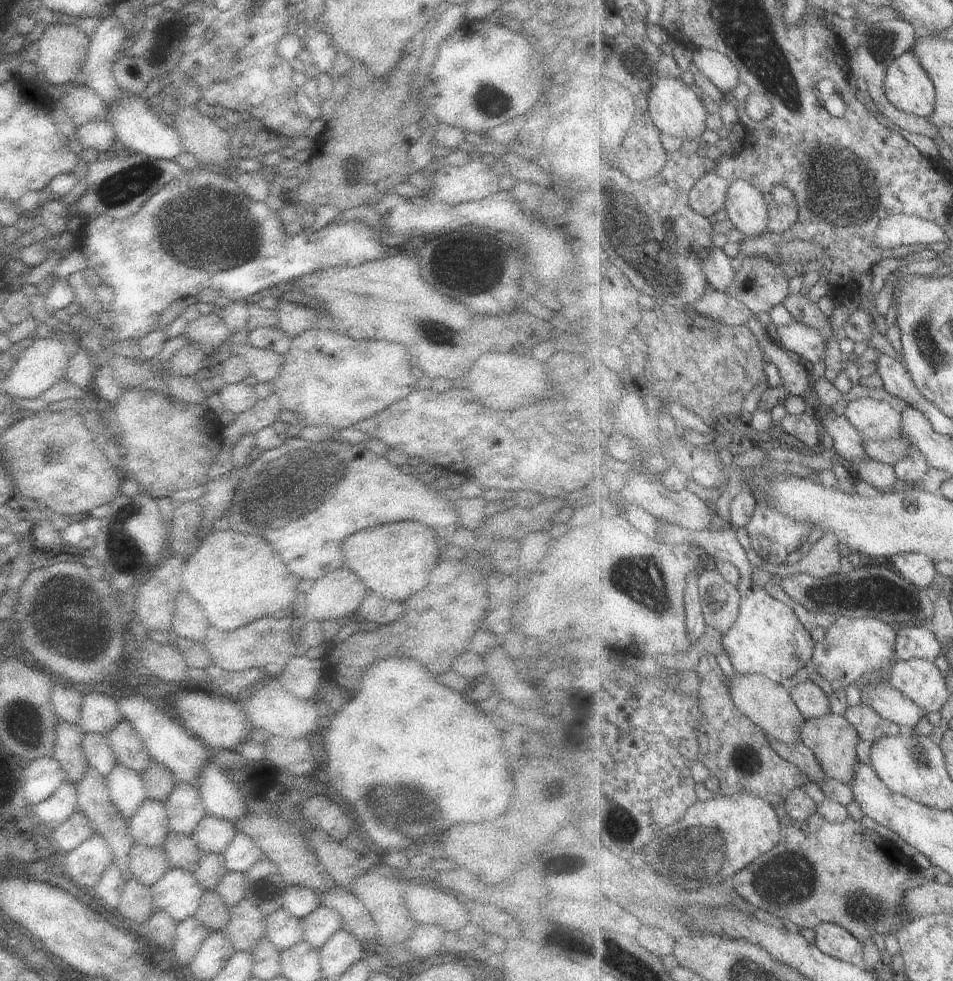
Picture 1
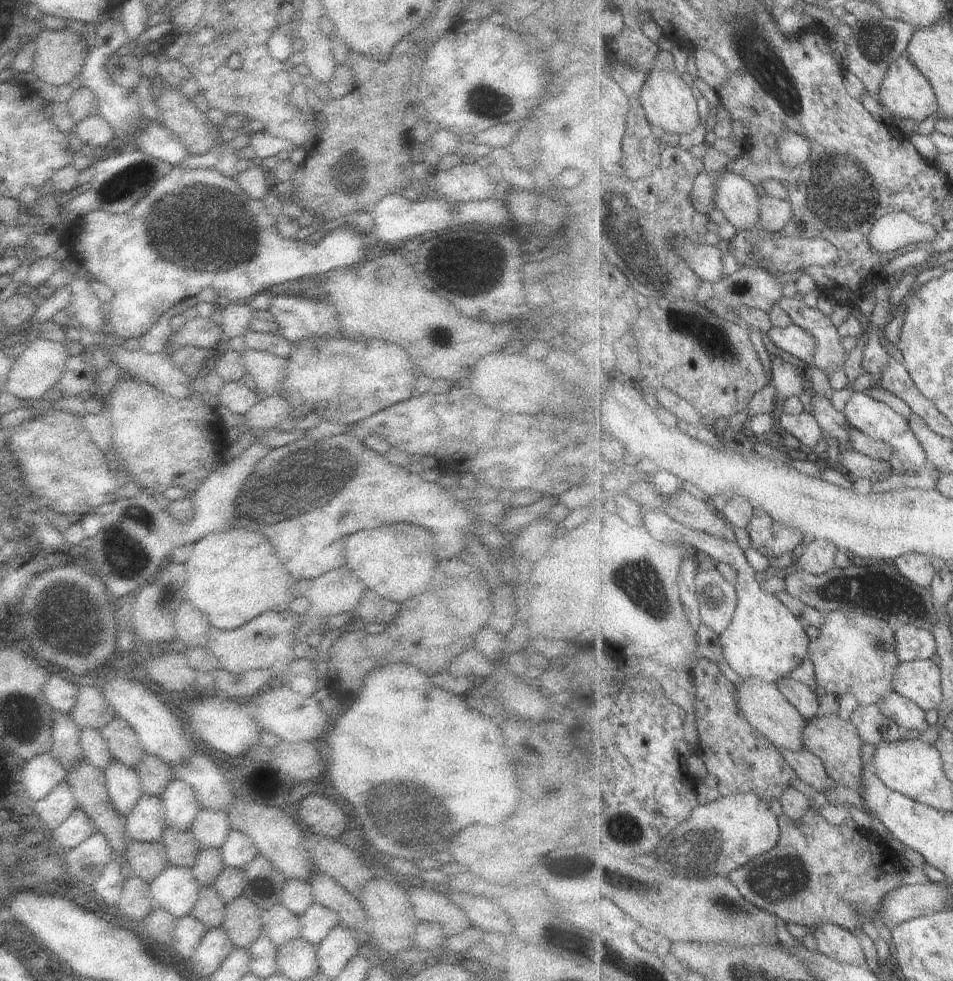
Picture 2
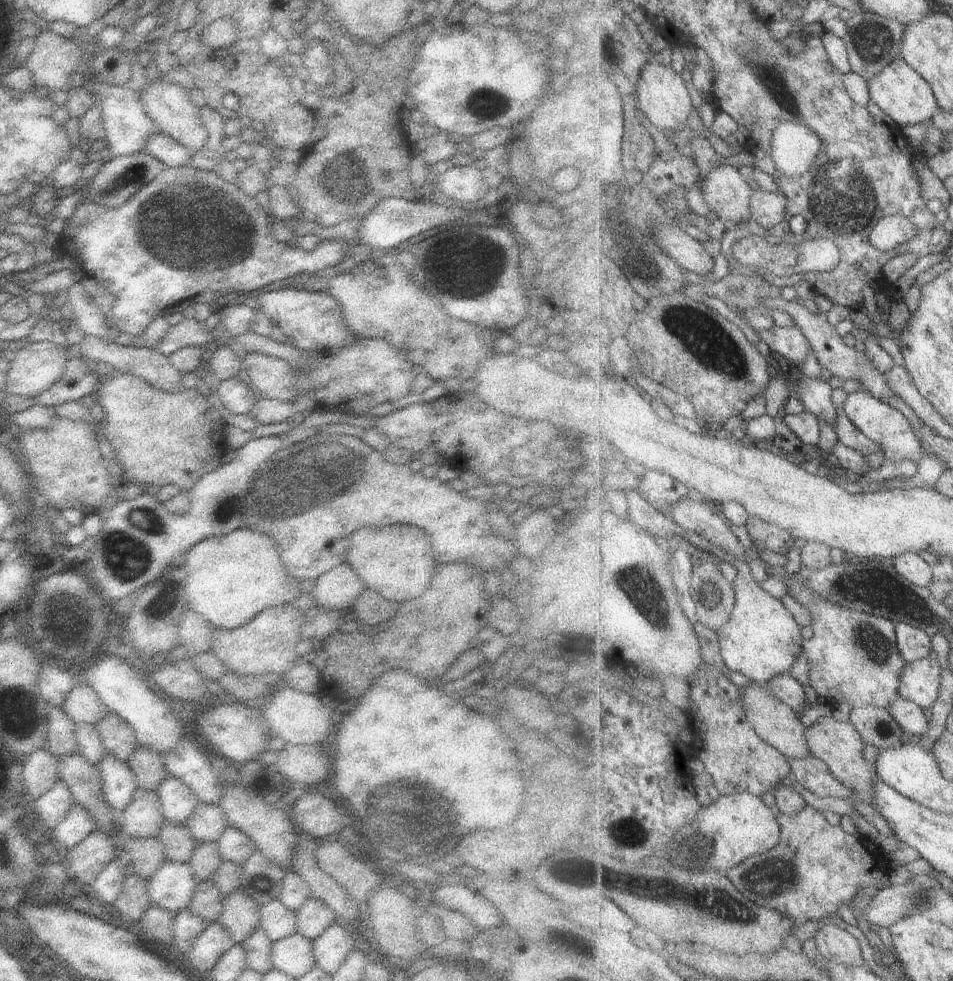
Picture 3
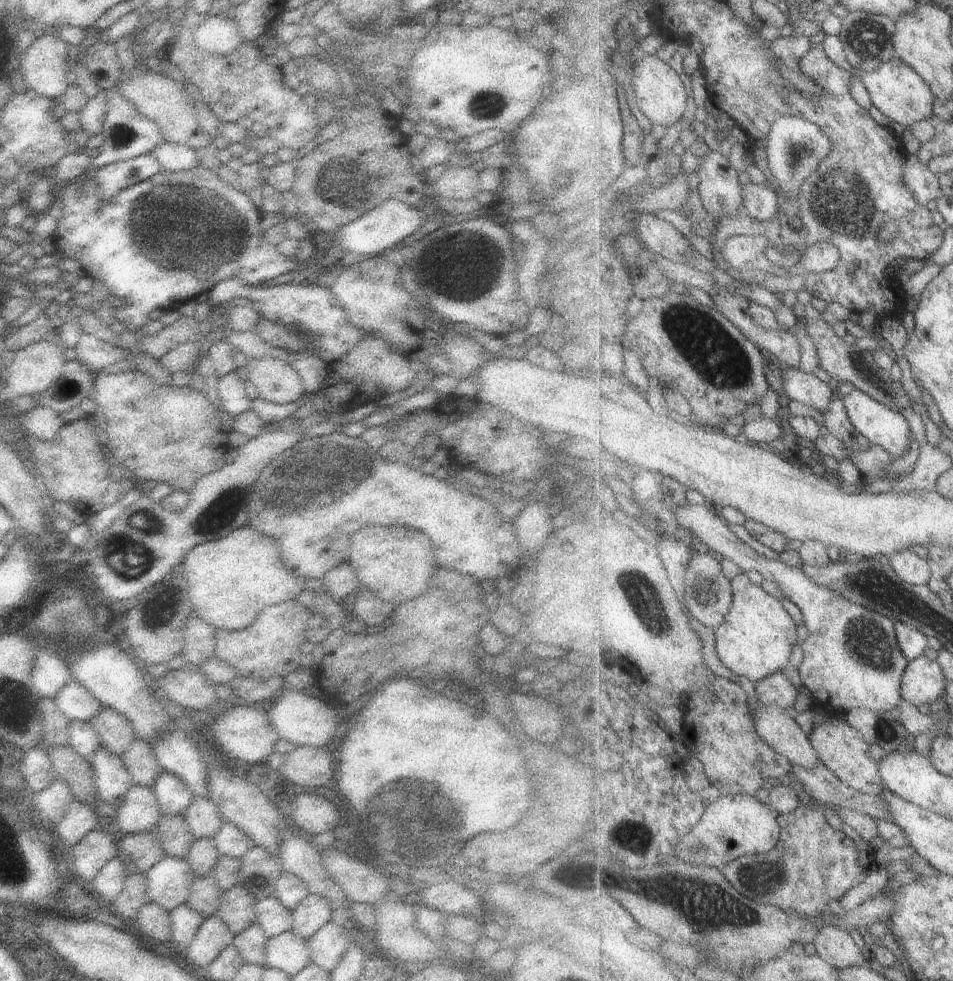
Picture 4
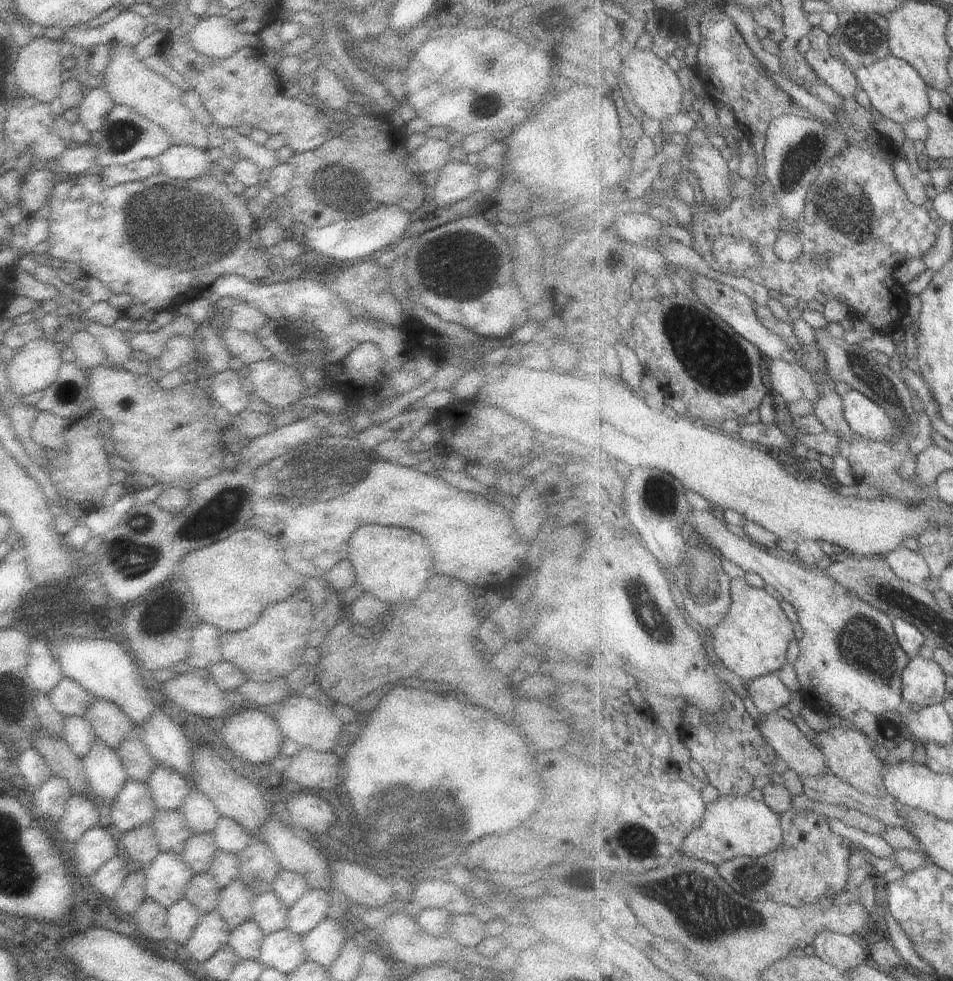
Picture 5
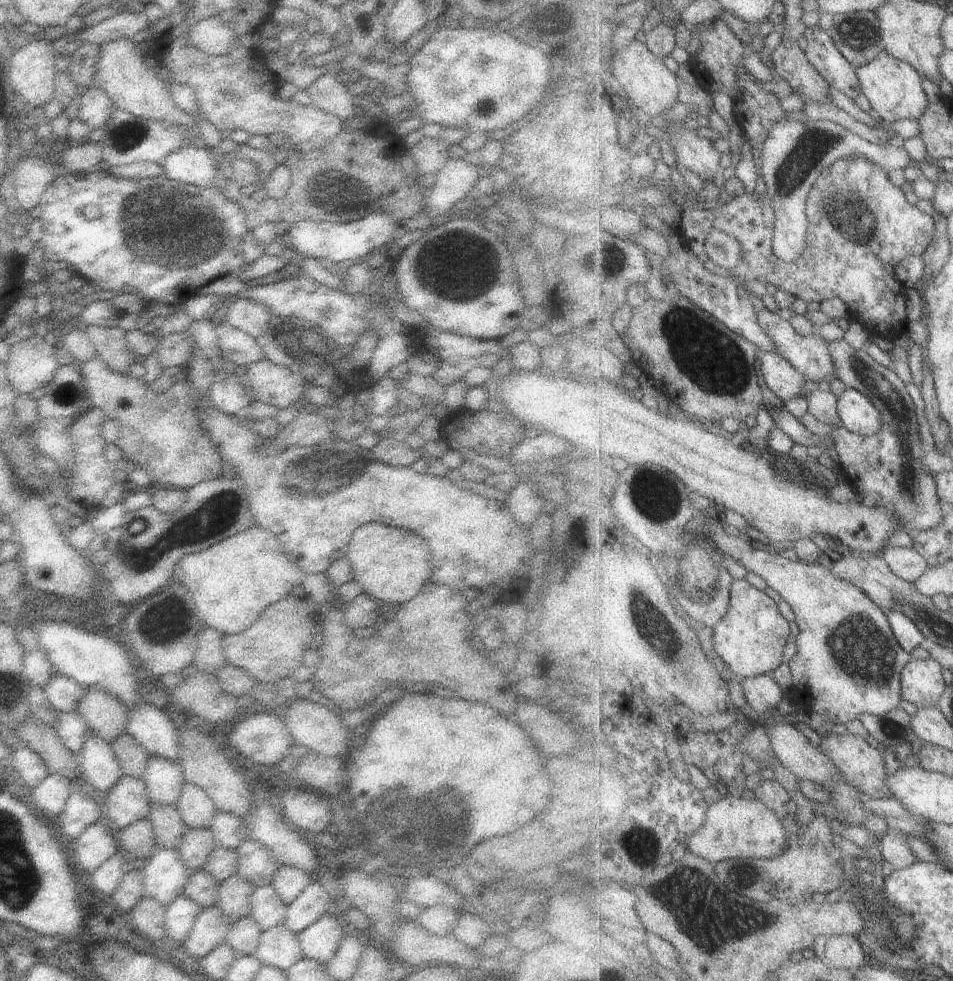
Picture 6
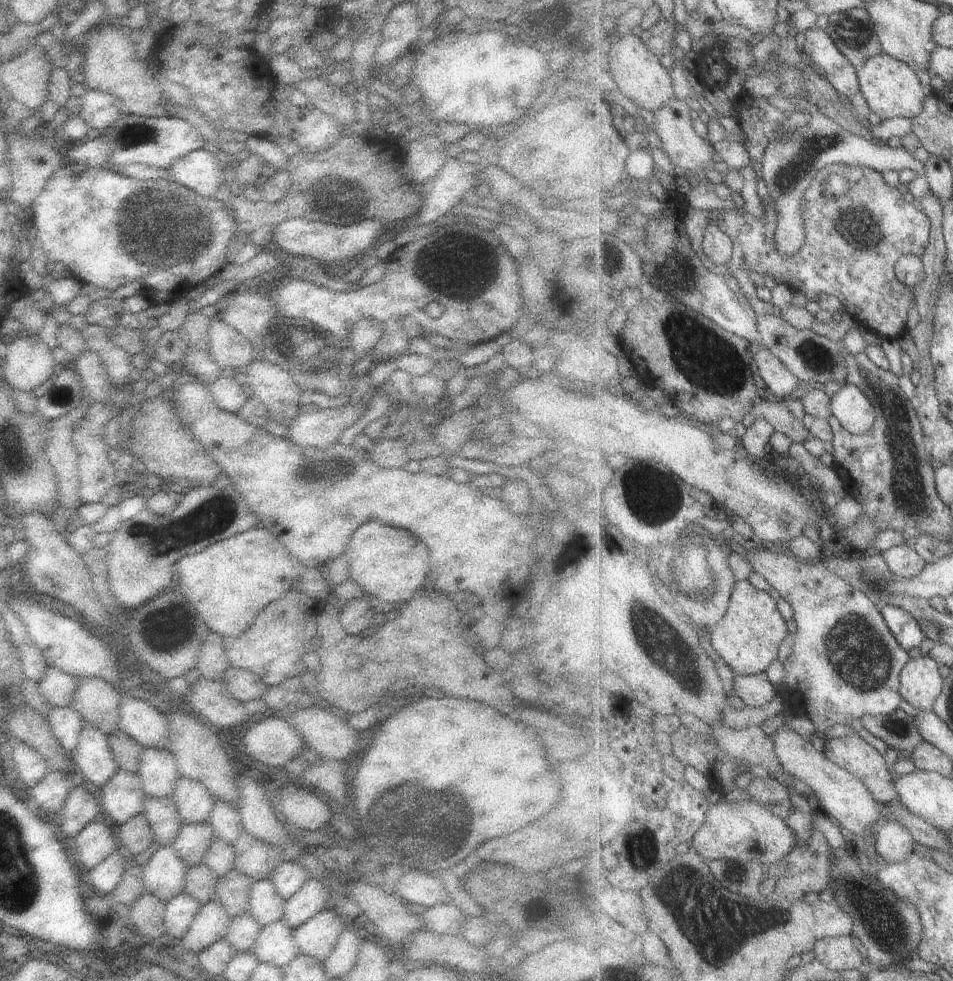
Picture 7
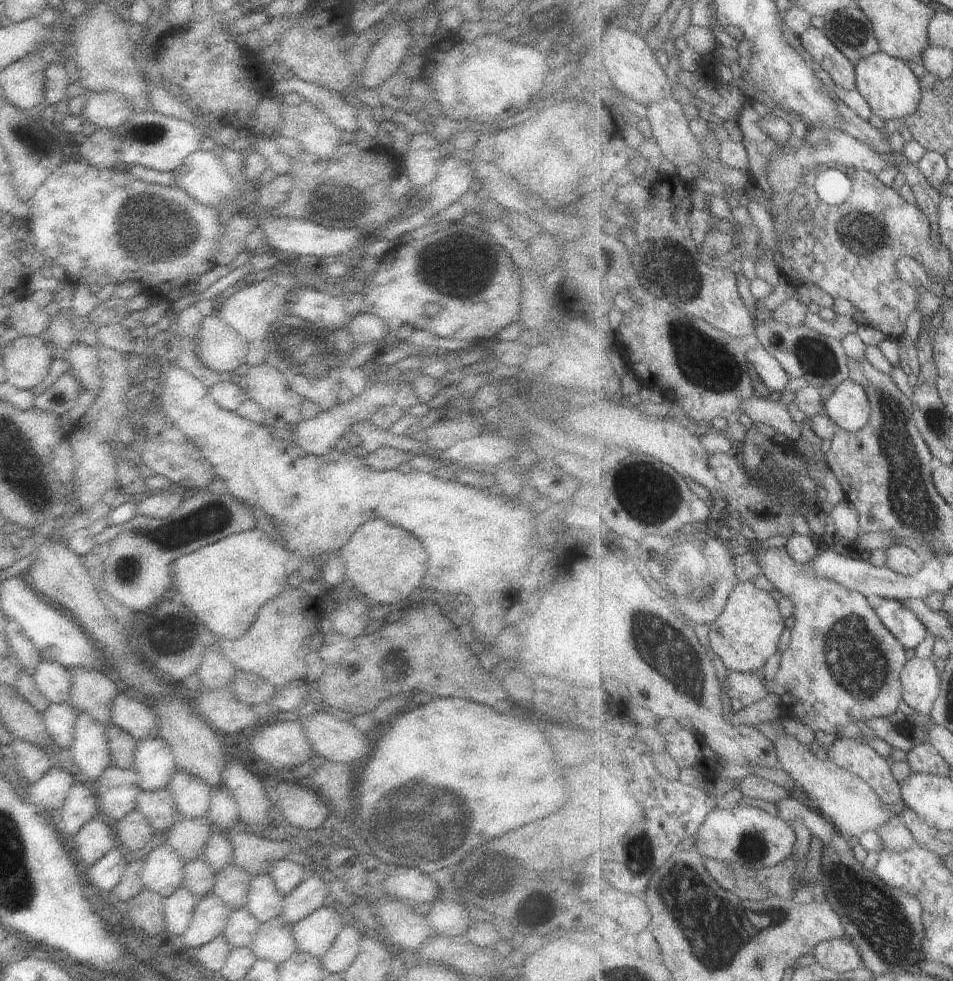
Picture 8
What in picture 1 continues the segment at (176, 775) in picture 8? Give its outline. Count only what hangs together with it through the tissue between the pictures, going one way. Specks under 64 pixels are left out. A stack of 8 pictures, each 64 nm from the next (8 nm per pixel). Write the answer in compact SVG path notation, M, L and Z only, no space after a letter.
M205 814L199 820L192 836L200 852L222 854L229 846L229 842L233 840L233 834L235 834L235 828L231 822Z

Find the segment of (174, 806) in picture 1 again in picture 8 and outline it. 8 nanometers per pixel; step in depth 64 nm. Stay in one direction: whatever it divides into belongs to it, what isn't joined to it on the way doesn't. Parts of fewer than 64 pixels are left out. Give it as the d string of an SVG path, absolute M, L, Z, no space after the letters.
M143 739L136 742L135 770L139 775L141 791L168 788L176 766L168 744L162 739Z

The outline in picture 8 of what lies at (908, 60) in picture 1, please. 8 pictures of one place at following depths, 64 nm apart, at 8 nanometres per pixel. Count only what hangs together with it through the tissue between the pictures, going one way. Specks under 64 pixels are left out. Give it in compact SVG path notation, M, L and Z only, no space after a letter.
M881 50L856 64L856 89L865 97L873 114L884 121L904 119L906 116L914 115L922 102L922 94L925 90L919 84L915 72L909 68L907 61Z

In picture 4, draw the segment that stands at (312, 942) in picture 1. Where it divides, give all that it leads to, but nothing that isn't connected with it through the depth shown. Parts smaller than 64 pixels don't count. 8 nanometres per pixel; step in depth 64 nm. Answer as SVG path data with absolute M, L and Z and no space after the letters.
M307 893L291 912L292 929L303 938L313 936L324 924L338 918L323 897L311 893Z

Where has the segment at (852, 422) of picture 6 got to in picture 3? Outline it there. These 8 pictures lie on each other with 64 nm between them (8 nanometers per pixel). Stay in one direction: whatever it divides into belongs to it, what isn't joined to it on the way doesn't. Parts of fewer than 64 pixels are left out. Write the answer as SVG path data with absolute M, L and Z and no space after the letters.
M861 388L847 396L844 409L859 431L864 432L868 437L871 437L871 440L878 442L883 447L886 458L890 461L899 462L909 459L918 464L923 458L924 448L922 442L910 420L887 401L873 396L865 388Z

